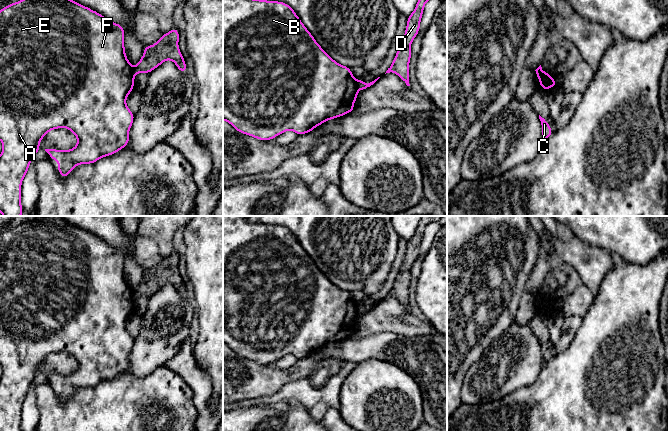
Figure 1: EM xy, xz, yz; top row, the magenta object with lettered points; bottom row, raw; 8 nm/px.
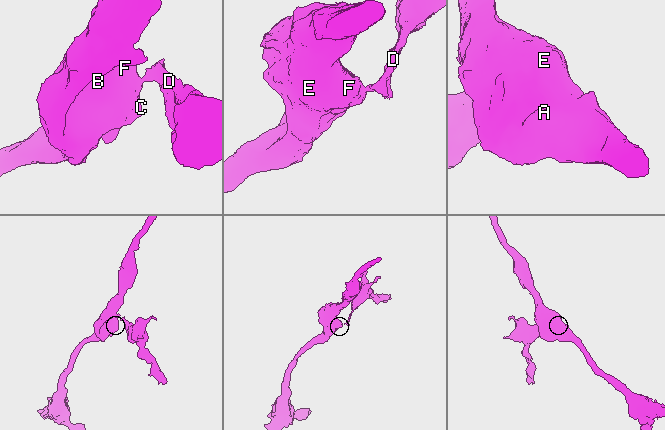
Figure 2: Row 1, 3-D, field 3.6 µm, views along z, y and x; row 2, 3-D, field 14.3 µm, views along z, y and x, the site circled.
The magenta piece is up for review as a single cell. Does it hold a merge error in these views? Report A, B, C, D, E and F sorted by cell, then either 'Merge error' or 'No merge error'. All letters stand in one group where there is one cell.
Groups: A B C E F / D. Merge error

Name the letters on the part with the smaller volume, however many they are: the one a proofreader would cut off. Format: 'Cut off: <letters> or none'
Cut off: D

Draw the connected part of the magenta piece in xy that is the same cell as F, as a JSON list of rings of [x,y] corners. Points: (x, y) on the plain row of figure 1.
[[[40,216],[5,230],[0,235],[0,364],[3,373],[0,379],[0,431],[21,430],[21,408],[34,379],[40,374],[42,362],[53,353],[66,351],[77,361],[77,369],[71,374],[45,373],[52,384],[58,385],[58,396],[63,402],[79,388],[95,387],[102,381],[113,379],[129,366],[129,354],[134,338],[126,329],[126,322],[133,314],[135,295],[128,285],[124,271],[125,255],[120,248],[113,247],[96,235],[91,234],[69,222],[62,216]]]

